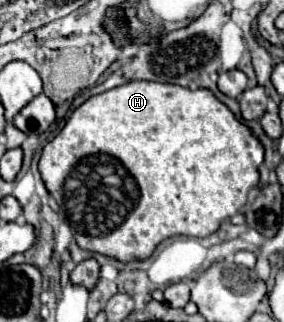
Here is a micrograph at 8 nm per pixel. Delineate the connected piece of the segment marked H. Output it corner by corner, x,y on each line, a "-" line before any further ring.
126,82
102,94
90,96
82,106
78,106
68,118
66,126
60,130
60,134
44,146
42,158
38,162
38,170
50,196
58,202
60,218
68,226
72,222
70,226
72,236
82,250
96,252
96,254
102,254
120,262
132,262
132,260
148,258
154,252
154,248
170,236
204,238
204,236
214,234
224,220
232,218
246,204
246,196
250,188
258,184
258,166
262,164
262,160
264,160
262,144
252,136
252,132
242,122
234,118
234,114
210,90
206,88
190,90
190,88
182,88
176,84
160,84
160,82

